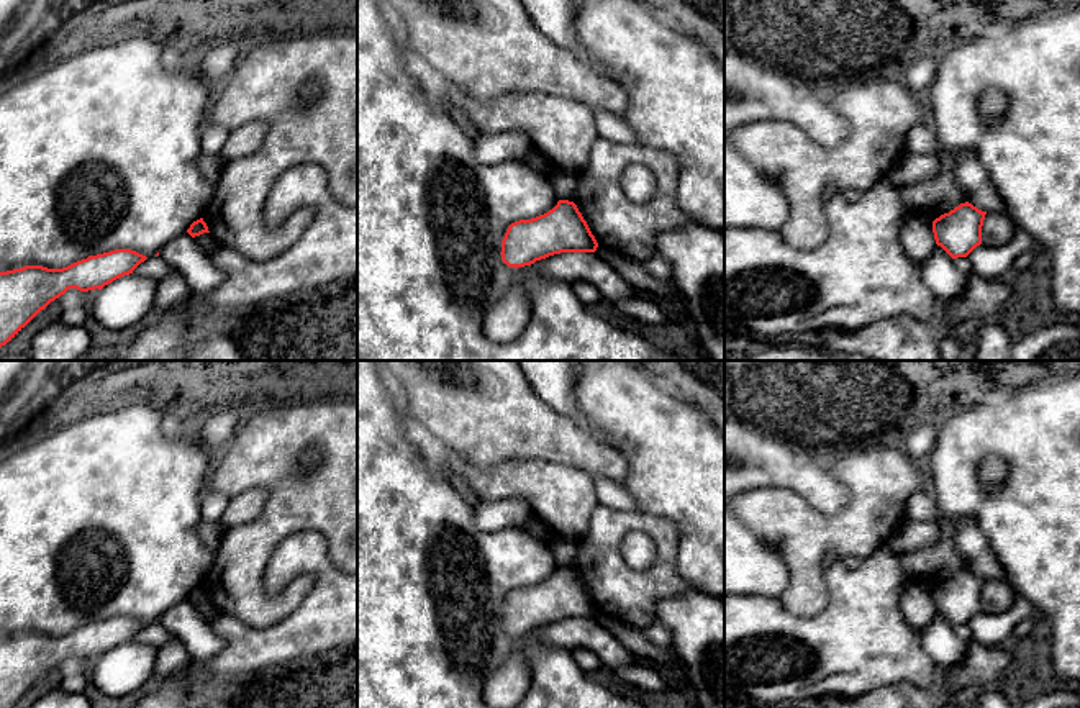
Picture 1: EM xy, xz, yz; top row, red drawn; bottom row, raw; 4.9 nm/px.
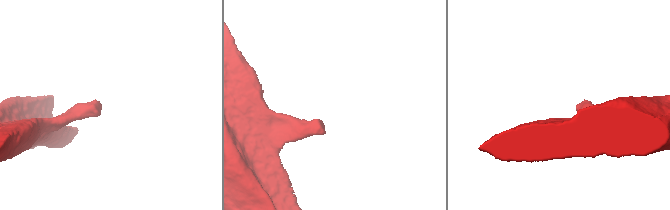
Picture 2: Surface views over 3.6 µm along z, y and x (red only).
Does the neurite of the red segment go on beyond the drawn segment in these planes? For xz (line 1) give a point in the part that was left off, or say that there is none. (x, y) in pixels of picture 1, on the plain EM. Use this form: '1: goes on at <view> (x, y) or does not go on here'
1: does not go on here

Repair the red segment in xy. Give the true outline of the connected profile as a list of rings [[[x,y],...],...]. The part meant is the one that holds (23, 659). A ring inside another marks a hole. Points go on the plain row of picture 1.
[[[131,616],[88,623],[62,636],[25,633],[0,639],[0,708],[11,708],[41,677],[69,656],[102,657],[133,641],[147,624]]]

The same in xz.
[[[559,567],[544,582],[508,593],[501,608],[501,628],[508,634],[524,634],[560,620],[595,620],[598,610],[577,572]]]

